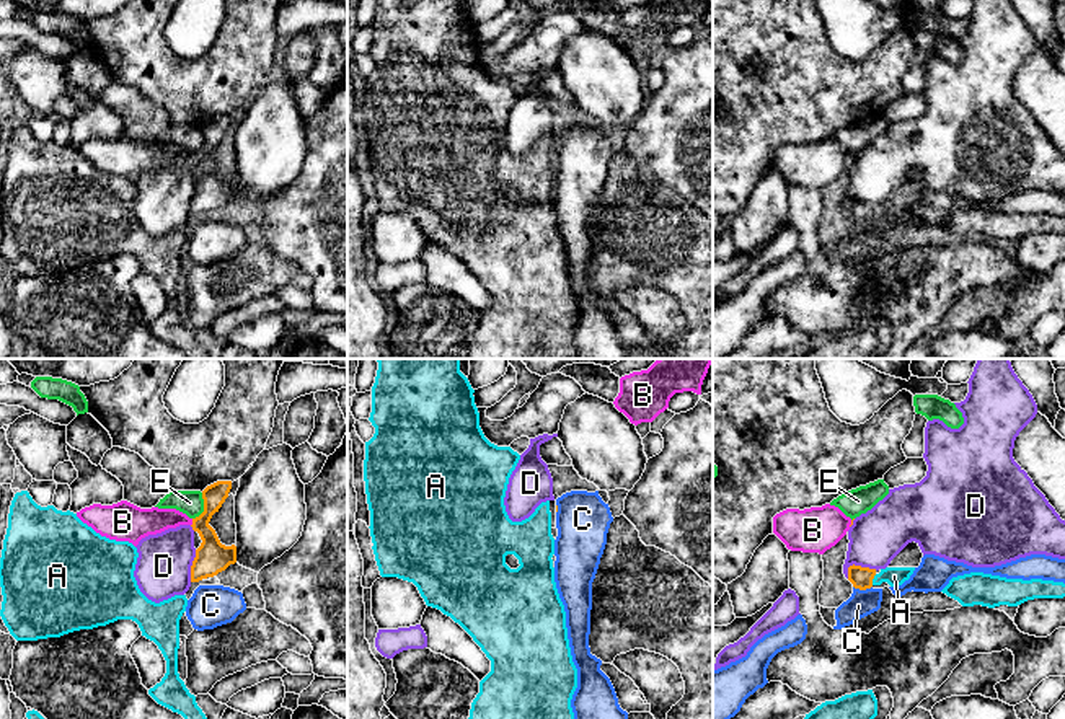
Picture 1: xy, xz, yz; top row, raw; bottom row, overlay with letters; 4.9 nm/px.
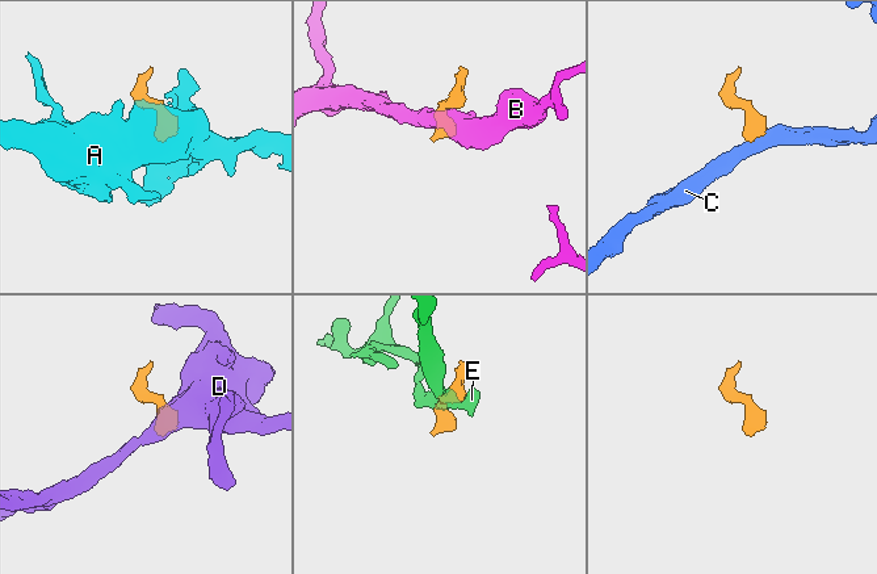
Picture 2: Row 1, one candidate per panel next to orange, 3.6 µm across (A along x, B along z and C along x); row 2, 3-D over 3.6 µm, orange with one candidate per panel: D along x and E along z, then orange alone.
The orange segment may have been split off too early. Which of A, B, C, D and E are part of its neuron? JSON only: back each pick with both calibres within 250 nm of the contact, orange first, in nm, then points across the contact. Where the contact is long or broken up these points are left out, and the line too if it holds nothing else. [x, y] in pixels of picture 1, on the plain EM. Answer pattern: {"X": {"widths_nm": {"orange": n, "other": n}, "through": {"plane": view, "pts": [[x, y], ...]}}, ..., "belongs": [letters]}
{"A": {"widths_nm": {"orange": 110, "other": 100}, "through": {"plane": "yz", "pts": [[861, 212], [873, 212], [894, 211]]}}, "belongs": ["A"]}

